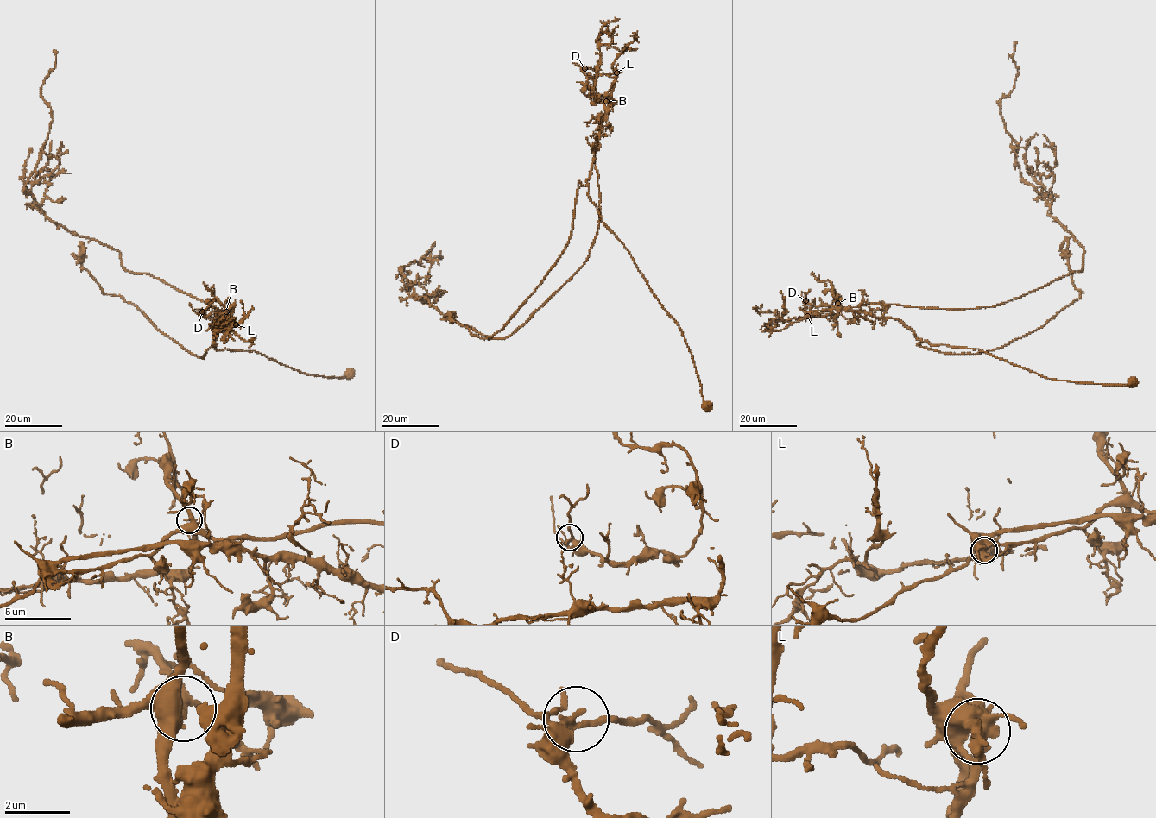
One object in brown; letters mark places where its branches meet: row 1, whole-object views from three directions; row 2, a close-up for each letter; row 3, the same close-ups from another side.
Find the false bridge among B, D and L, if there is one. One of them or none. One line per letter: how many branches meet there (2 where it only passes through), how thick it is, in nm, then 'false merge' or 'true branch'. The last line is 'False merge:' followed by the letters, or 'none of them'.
B: branches 4; calibre 360 nm; true branch
D: branches 4; calibre 240 nm; true branch
L: branches 4; calibre 480 nm; false merge
False merge: L

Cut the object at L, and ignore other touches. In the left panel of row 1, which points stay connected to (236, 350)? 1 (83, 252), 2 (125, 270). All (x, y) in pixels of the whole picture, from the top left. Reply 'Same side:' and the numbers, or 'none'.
Same side: 1

